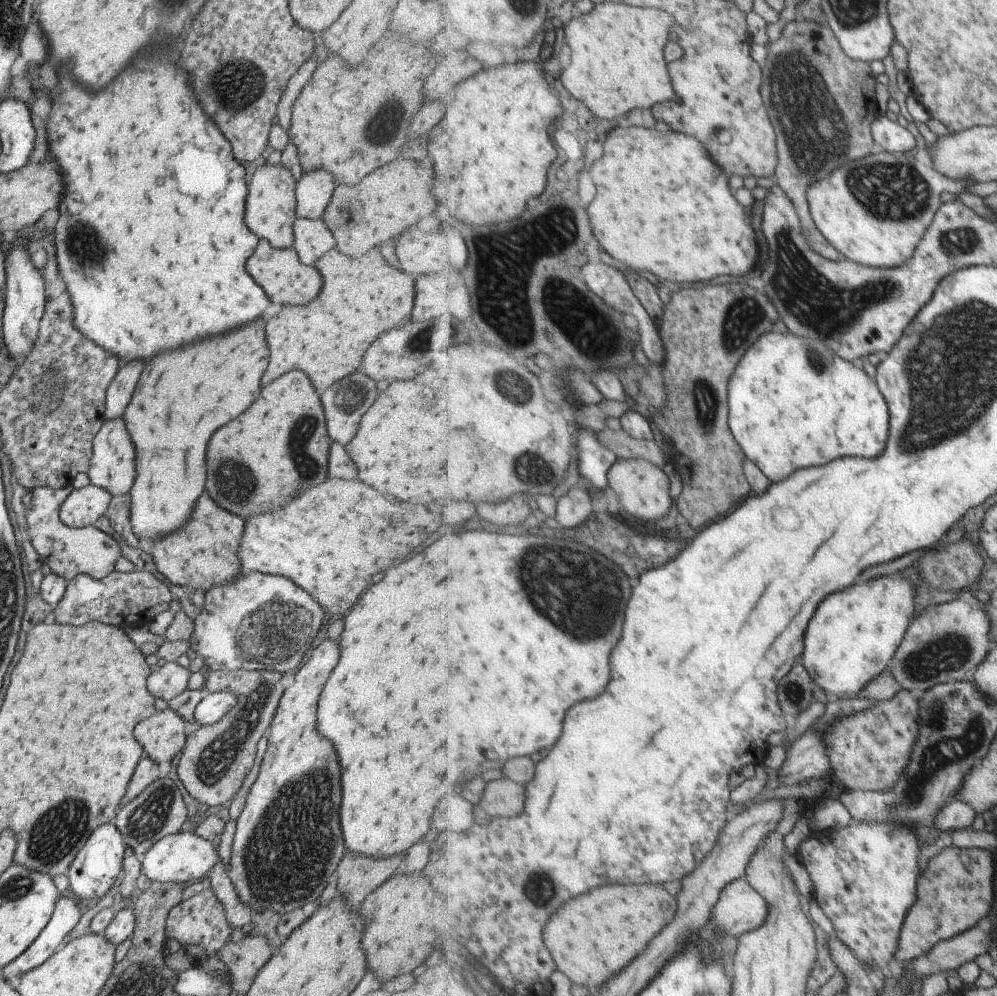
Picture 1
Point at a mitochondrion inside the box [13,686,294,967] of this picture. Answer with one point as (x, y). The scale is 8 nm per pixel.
(53, 837)

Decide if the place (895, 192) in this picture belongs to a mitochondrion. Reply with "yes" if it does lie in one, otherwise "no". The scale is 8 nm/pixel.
yes

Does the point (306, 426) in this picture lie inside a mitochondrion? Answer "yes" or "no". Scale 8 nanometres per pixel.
yes

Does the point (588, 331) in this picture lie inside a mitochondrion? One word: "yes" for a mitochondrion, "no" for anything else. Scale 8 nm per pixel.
yes

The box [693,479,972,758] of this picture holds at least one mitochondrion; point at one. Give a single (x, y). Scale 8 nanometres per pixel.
(793, 693)

